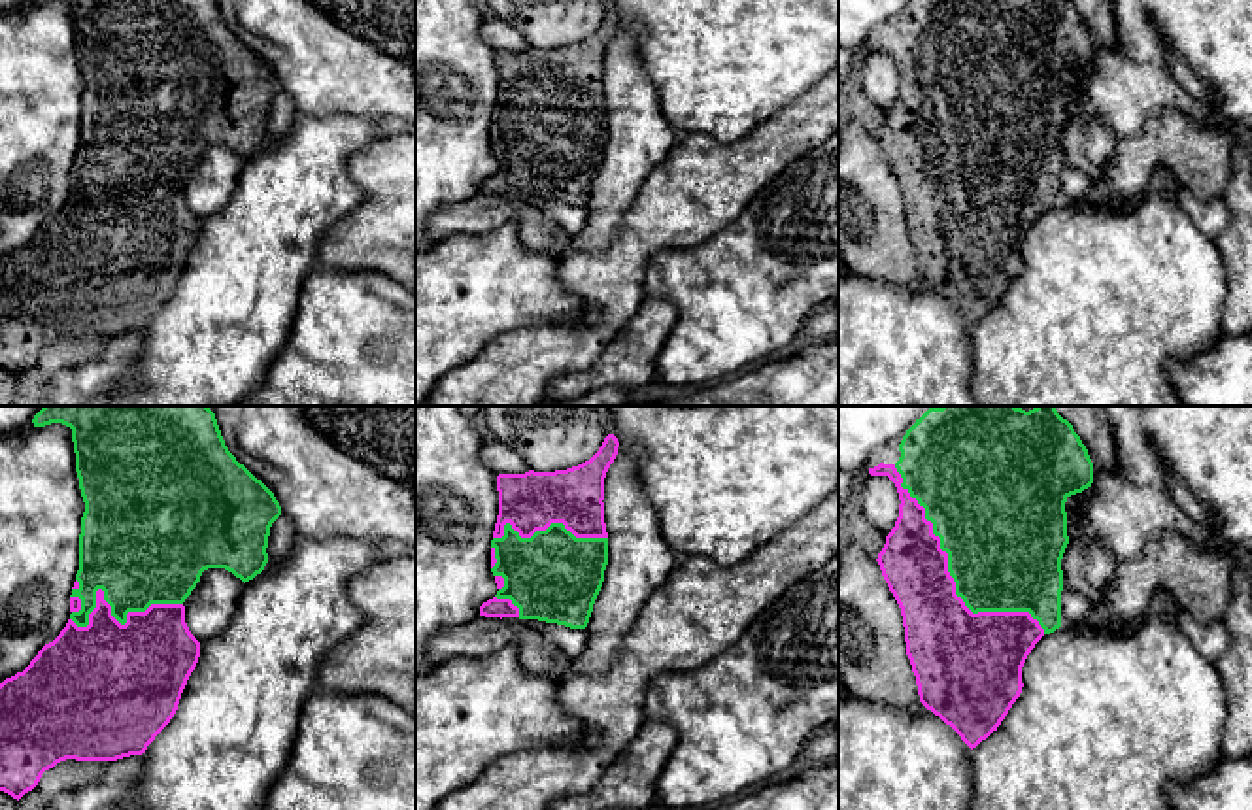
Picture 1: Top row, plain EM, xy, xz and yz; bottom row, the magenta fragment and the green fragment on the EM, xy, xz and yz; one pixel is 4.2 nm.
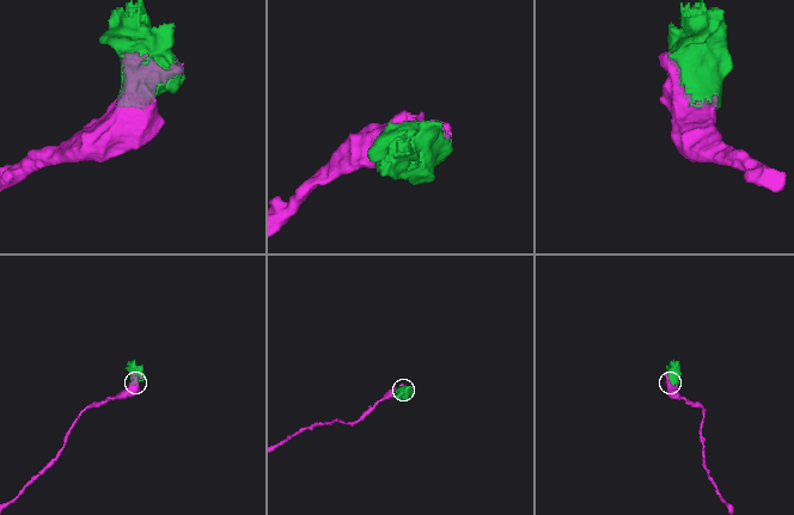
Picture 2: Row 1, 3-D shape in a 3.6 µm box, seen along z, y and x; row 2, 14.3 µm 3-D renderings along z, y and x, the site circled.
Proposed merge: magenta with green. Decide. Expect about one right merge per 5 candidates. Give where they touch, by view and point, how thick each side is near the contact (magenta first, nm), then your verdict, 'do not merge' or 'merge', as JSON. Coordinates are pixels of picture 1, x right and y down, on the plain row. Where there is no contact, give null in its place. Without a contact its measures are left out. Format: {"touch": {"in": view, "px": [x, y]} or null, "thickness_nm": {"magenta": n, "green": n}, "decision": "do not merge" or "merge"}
{"touch": {"in": "yz", "px": [950, 153]}, "thickness_nm": {"magenta": 320, "green": 480}, "decision": "merge"}

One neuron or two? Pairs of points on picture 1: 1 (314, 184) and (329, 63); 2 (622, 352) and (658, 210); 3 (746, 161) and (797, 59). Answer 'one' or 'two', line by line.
1: two
2: two
3: two

